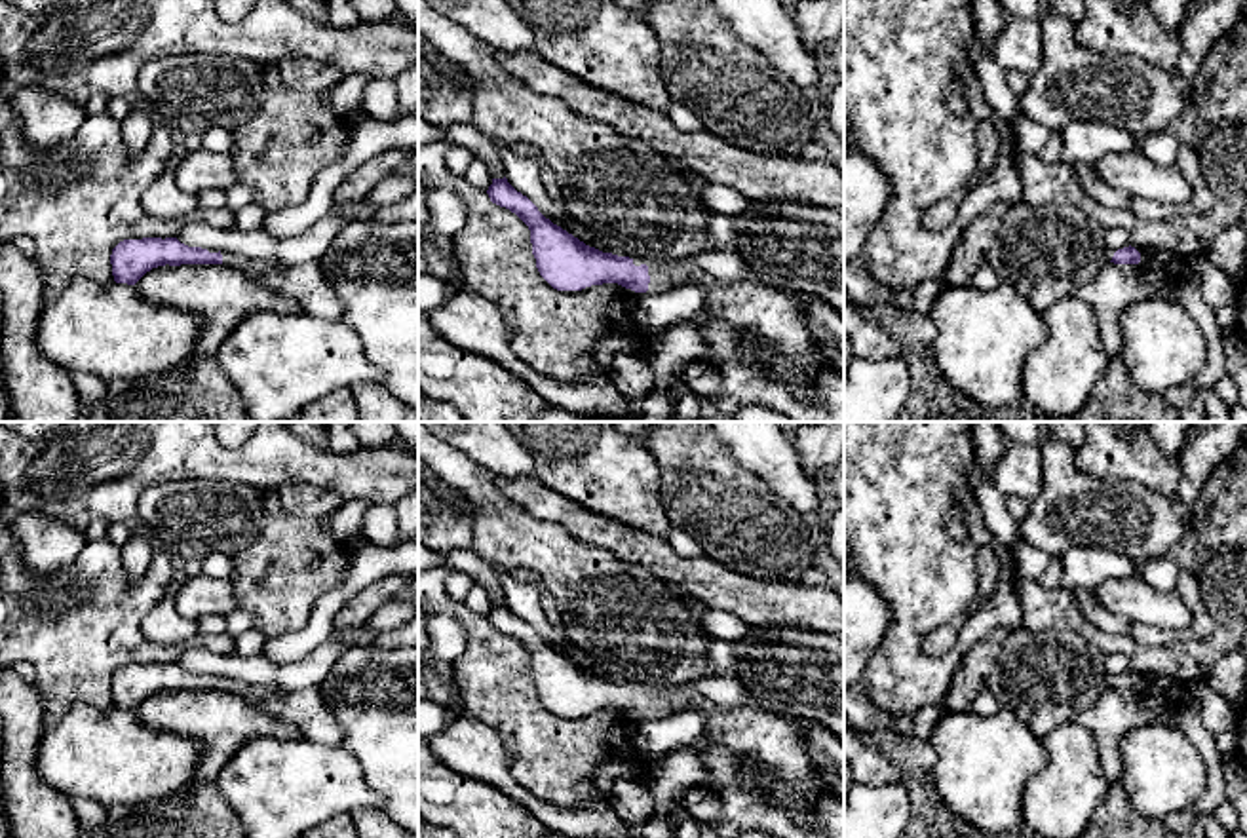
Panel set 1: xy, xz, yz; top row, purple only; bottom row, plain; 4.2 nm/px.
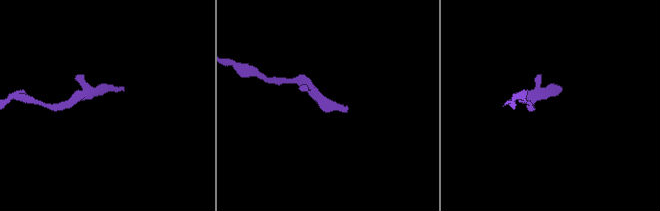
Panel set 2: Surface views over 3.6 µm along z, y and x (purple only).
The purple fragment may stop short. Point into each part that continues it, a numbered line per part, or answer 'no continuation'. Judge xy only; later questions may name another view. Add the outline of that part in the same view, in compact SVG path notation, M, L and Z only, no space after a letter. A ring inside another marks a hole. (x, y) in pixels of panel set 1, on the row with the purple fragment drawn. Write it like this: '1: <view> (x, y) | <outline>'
1: xy (229, 259) | M221 251L221 255L222 255L222 266L241 270L241 272L251 274L251 276L257 276L260 272L268 272L270 268L283 266L283 262L278 258L249 260L241 255L224 253L224 251Z

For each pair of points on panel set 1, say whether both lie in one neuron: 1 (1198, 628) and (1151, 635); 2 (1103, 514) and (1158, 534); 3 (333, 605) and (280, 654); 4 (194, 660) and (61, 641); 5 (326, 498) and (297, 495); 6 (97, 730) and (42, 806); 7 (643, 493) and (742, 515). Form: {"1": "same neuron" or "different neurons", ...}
{"1": "same neuron", "2": "same neuron", "3": "same neuron", "4": "different neurons", "5": "same neuron", "6": "different neurons", "7": "different neurons"}

